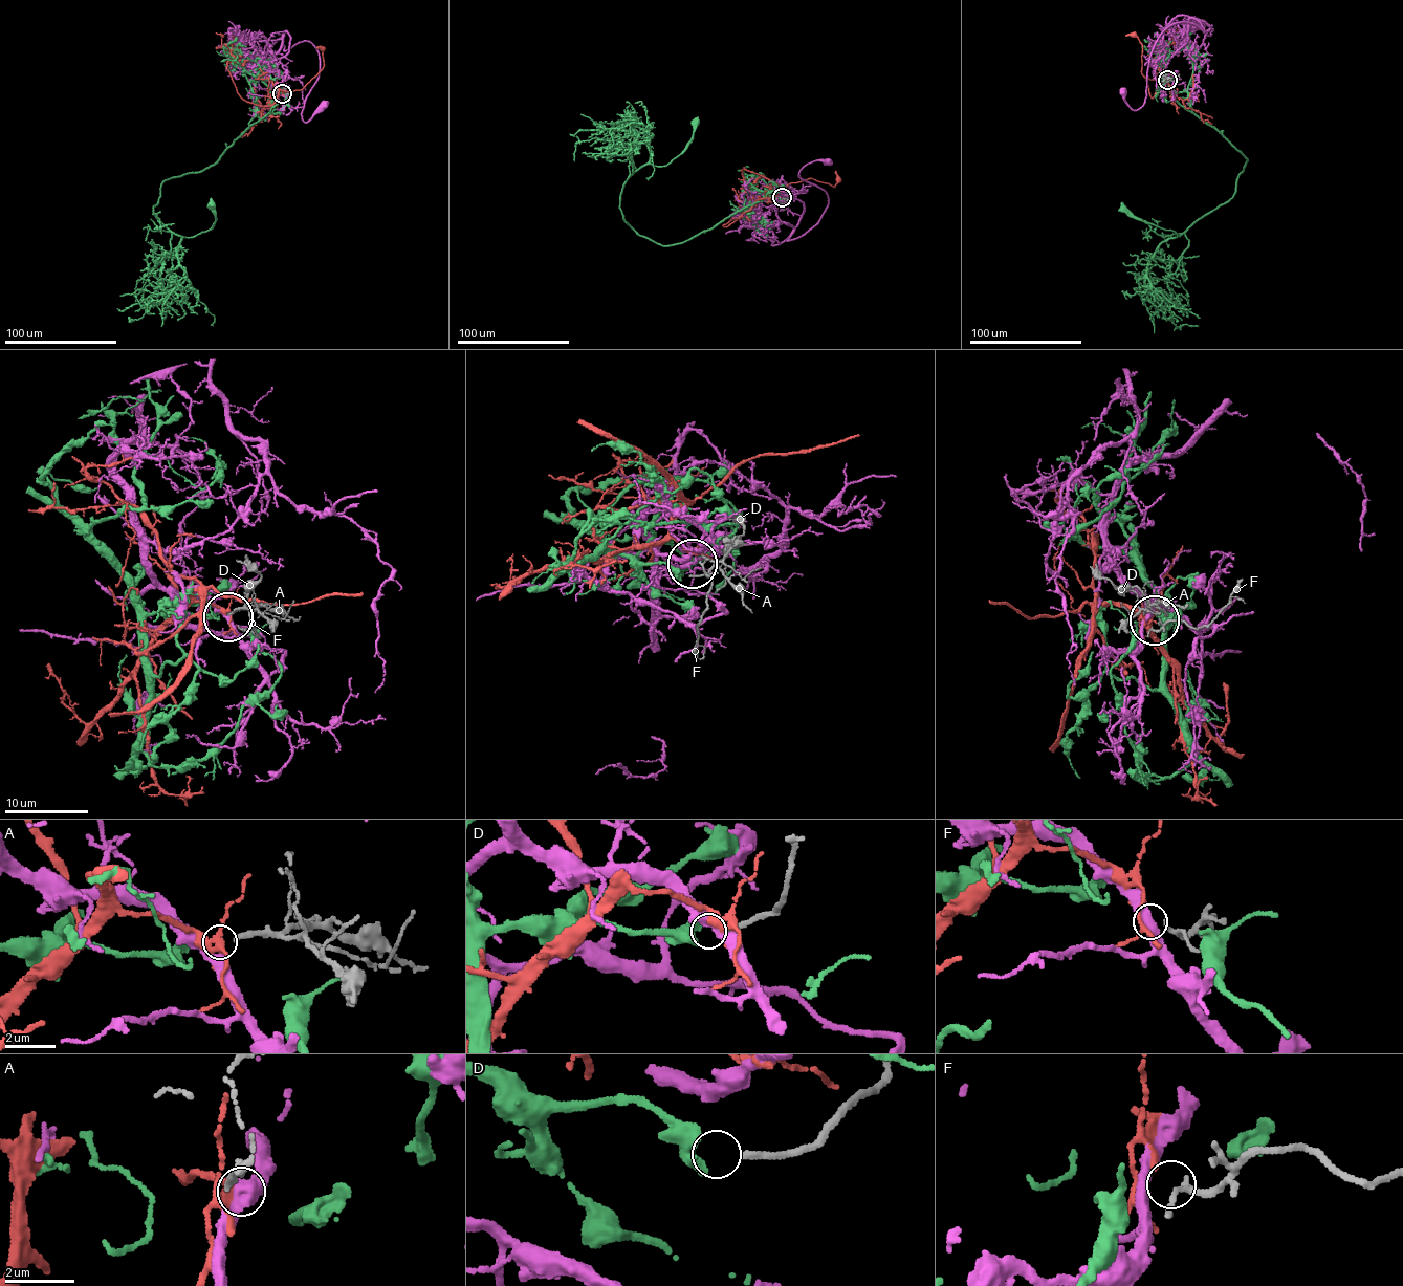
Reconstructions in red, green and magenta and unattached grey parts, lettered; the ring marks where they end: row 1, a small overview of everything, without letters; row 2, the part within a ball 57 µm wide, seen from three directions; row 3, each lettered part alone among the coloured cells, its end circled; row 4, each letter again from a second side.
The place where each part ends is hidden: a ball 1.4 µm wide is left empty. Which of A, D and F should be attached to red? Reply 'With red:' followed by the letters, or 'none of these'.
With red: F

